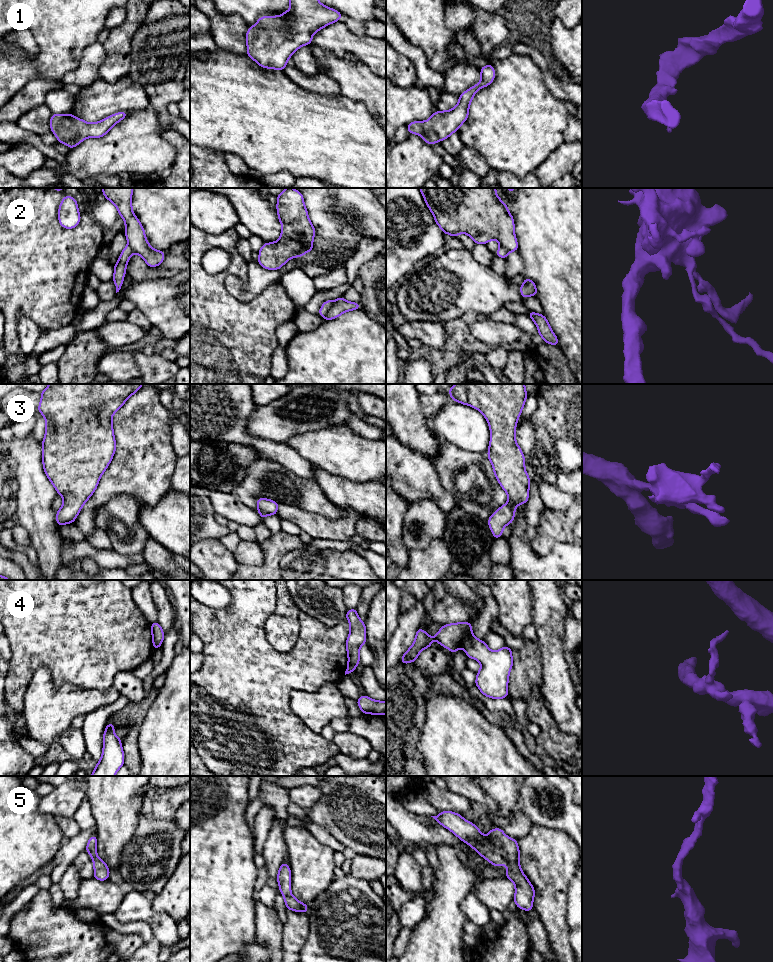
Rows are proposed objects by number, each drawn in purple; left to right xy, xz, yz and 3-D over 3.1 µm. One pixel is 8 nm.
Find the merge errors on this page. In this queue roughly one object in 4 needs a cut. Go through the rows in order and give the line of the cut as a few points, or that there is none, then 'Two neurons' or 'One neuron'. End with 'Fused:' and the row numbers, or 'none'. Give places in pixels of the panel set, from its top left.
1: No split. One neuron
2: Split along xz (333, 302), (322, 315). Two neurons
3: No split. One neuron
4: Split along yz (471, 633), (461, 646). Two neurons
5: No split. One neuron
Fused: 2, 4

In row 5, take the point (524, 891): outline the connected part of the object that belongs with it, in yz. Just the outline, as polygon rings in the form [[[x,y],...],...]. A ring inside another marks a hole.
[[[442,811],[438,816],[431,817],[461,841],[470,845],[489,863],[496,867],[504,864],[507,867],[505,878],[515,884],[514,903],[527,912],[533,909],[535,889],[519,864],[520,852],[517,840],[505,835],[501,828],[491,829],[487,836],[483,836],[475,824],[452,811]]]

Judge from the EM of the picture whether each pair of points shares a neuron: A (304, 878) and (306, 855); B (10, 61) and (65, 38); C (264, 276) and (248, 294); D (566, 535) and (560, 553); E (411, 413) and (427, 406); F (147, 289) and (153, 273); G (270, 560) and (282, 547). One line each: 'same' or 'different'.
A: same
B: same
C: same
D: different
E: different
F: different
G: same

